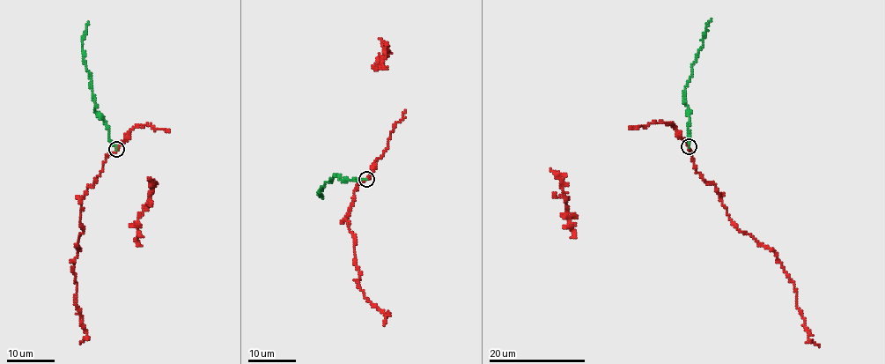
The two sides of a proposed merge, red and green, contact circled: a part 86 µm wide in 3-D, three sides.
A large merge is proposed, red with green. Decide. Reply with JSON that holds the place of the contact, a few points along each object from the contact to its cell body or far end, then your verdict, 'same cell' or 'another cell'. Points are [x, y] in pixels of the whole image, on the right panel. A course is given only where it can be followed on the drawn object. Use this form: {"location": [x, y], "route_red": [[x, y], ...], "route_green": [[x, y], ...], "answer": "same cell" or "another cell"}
{"location": [689, 146], "route_red": [[688, 147], [694, 168], [714, 185], [730, 220], [776, 252], [793, 284], [808, 339], [820, 345]], "route_green": [[688, 147], [689, 120], [683, 96], [685, 85], [702, 45], [708, 21], [711, 18]], "answer": "another cell"}

